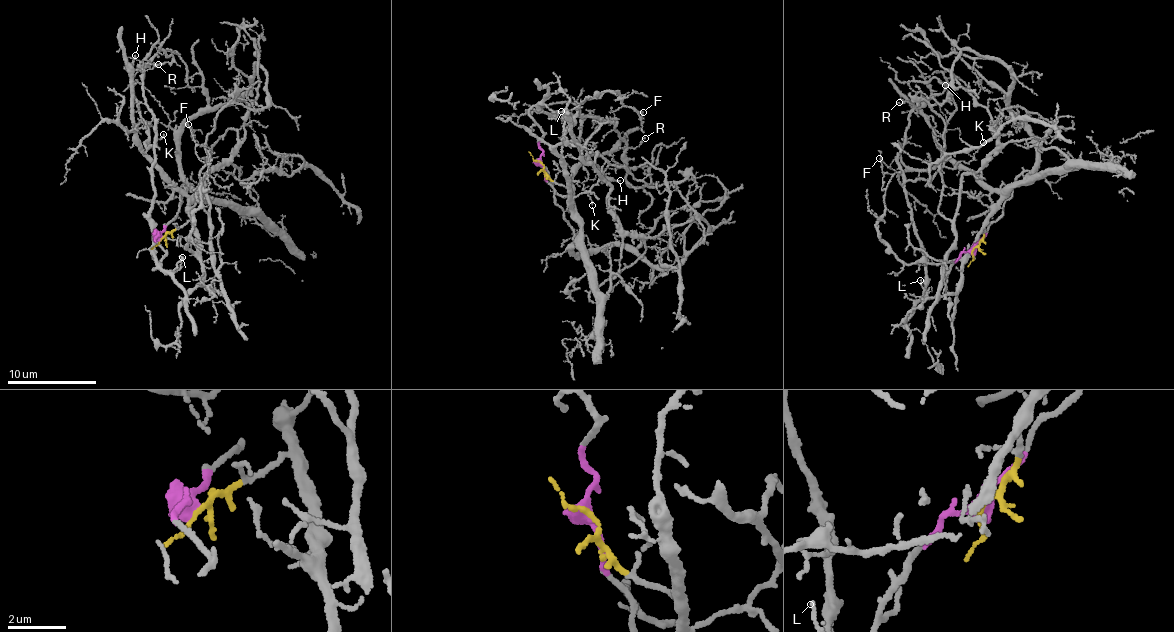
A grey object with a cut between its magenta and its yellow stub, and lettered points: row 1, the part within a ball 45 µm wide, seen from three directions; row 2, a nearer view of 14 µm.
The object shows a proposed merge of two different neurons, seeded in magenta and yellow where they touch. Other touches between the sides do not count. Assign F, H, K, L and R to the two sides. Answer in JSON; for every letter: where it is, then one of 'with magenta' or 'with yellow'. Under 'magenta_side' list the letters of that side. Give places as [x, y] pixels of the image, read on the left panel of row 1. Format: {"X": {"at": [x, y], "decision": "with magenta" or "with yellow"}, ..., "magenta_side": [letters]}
{"F": {"at": [188, 124], "decision": "with yellow"}, "H": {"at": [135, 55], "decision": "with magenta"}, "K": {"at": [163, 134], "decision": "with magenta"}, "L": {"at": [182, 257], "decision": "with magenta"}, "R": {"at": [158, 64], "decision": "with magenta"}, "magenta_side": ["H", "K", "L", "R"]}

